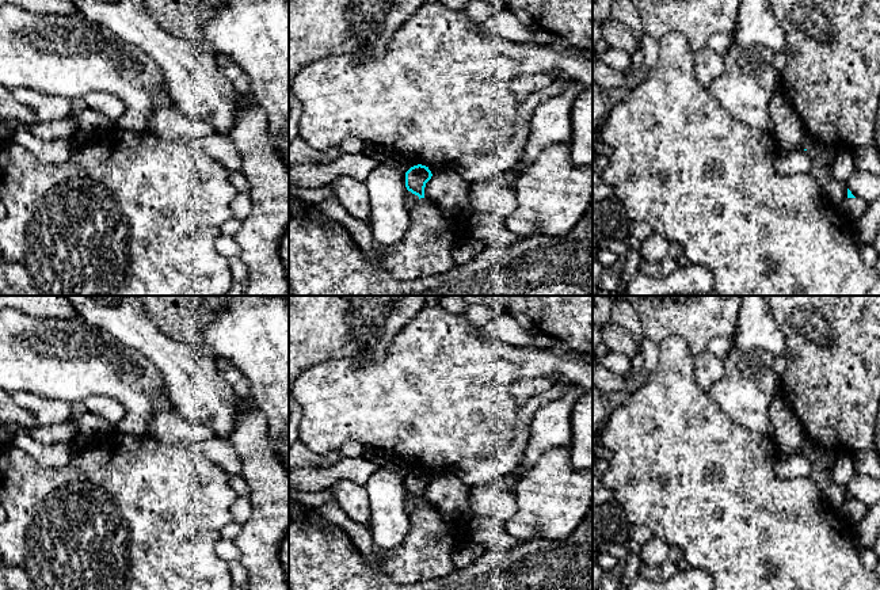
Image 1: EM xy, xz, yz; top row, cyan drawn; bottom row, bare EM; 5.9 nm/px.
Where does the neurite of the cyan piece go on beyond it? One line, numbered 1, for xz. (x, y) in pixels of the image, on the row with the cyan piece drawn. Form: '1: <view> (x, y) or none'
1: none

